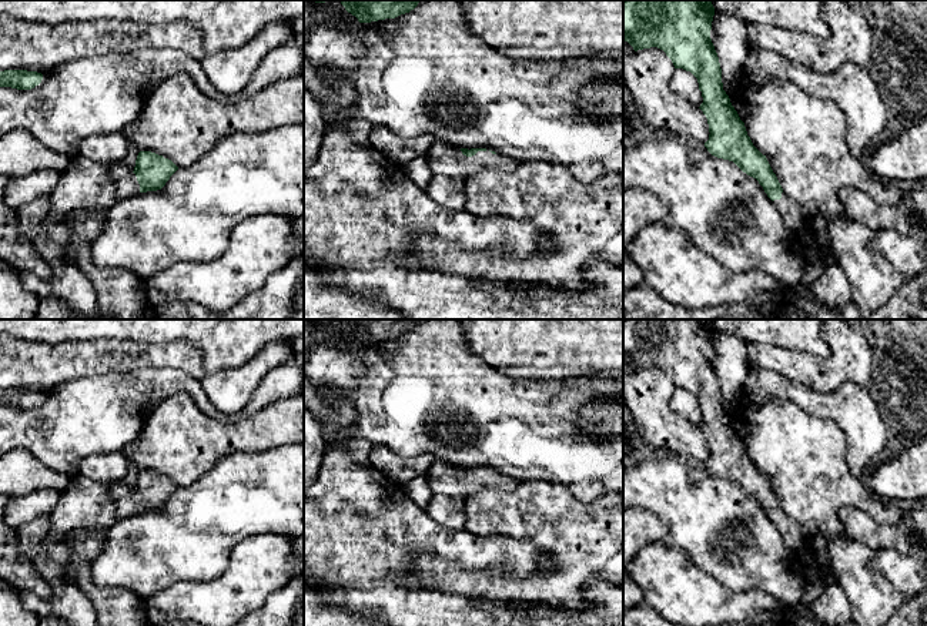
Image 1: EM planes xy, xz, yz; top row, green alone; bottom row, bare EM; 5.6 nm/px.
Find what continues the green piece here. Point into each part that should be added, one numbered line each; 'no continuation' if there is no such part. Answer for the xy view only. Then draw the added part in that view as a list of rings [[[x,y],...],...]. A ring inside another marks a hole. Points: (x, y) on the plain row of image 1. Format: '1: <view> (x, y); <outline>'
1: xy (127, 506); [[[134,492],[117,502],[117,519],[130,518],[135,513],[140,513],[140,503]]]

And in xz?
1: xz (444, 478); [[[435,461],[428,471],[432,493],[444,493],[466,499],[482,489],[515,489],[519,482],[506,476],[492,473],[489,469],[478,471],[472,476],[462,473],[461,468],[446,462]]]

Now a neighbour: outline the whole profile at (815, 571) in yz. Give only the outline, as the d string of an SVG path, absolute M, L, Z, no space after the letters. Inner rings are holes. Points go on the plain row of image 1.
M803 546L799 555L804 565L807 579L819 580L824 587L829 587L837 582L834 573L827 572L809 548Z

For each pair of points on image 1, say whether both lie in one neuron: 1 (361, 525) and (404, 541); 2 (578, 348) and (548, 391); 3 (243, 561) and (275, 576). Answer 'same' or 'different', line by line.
1: same
2: different
3: same

